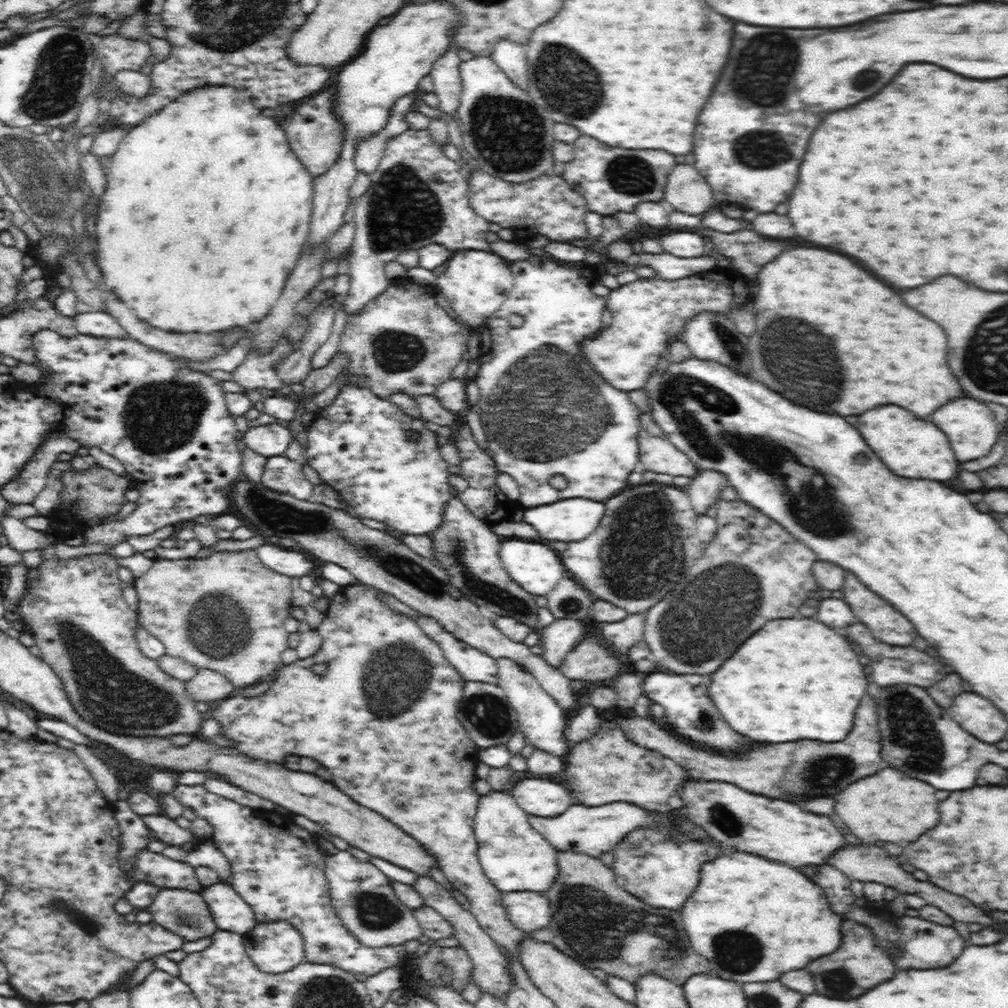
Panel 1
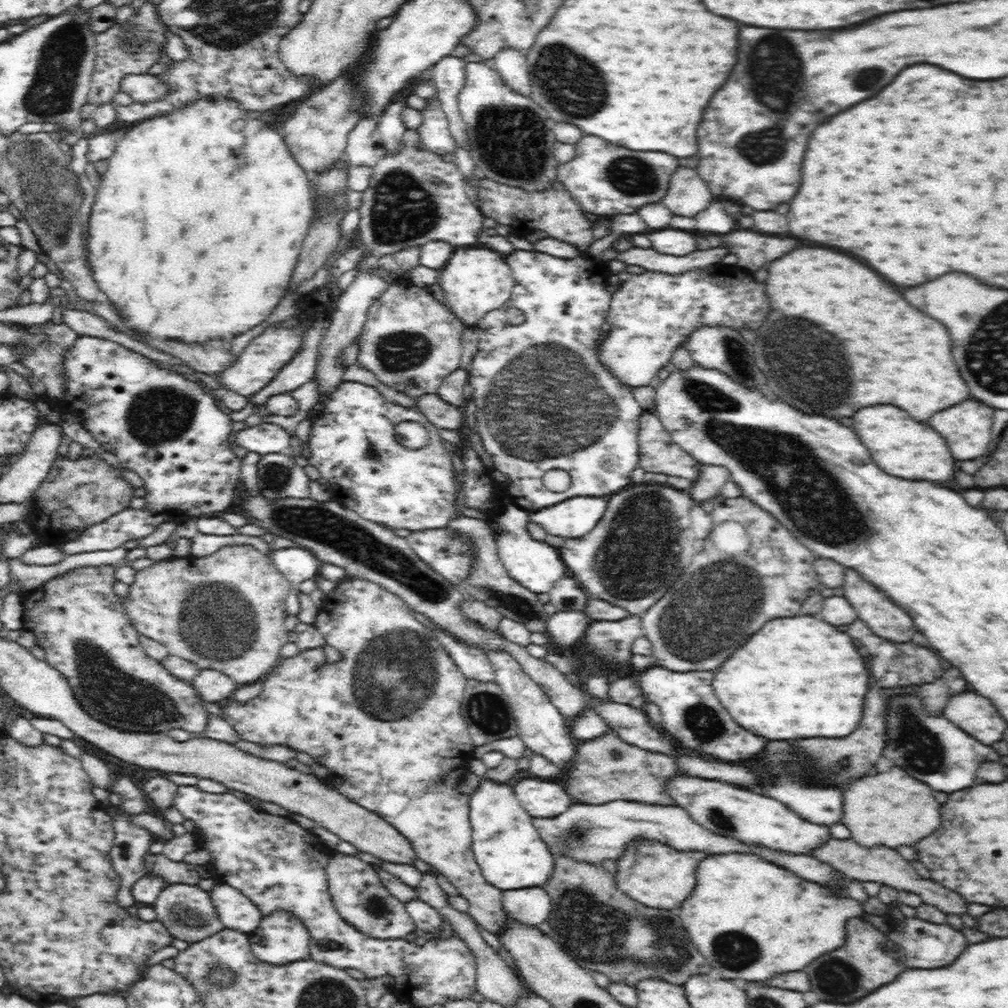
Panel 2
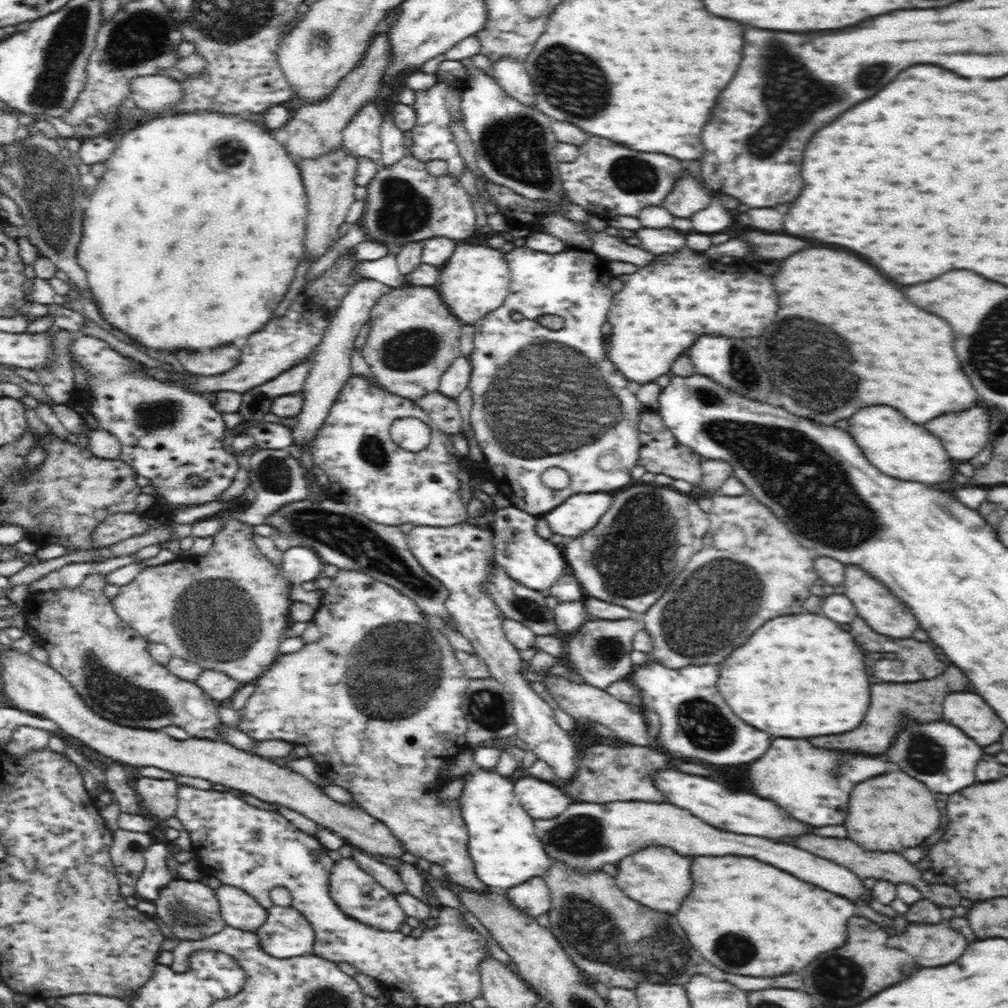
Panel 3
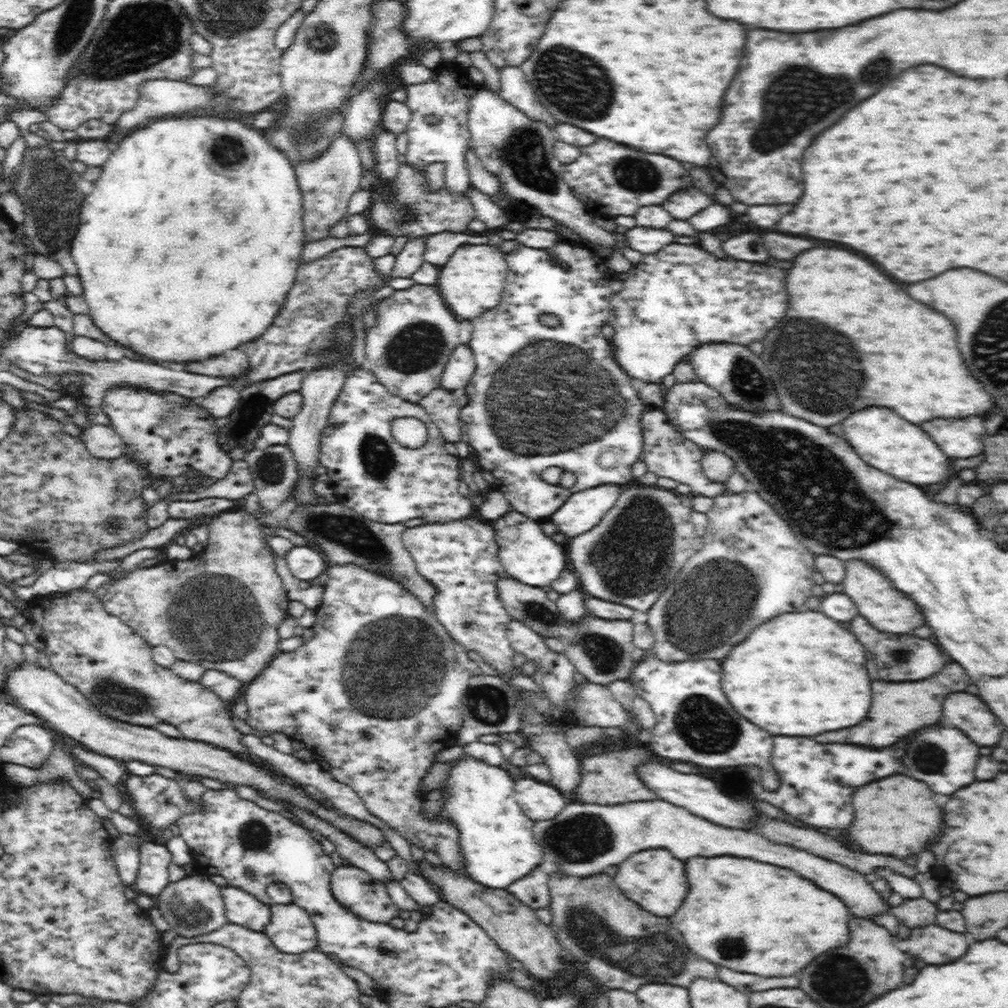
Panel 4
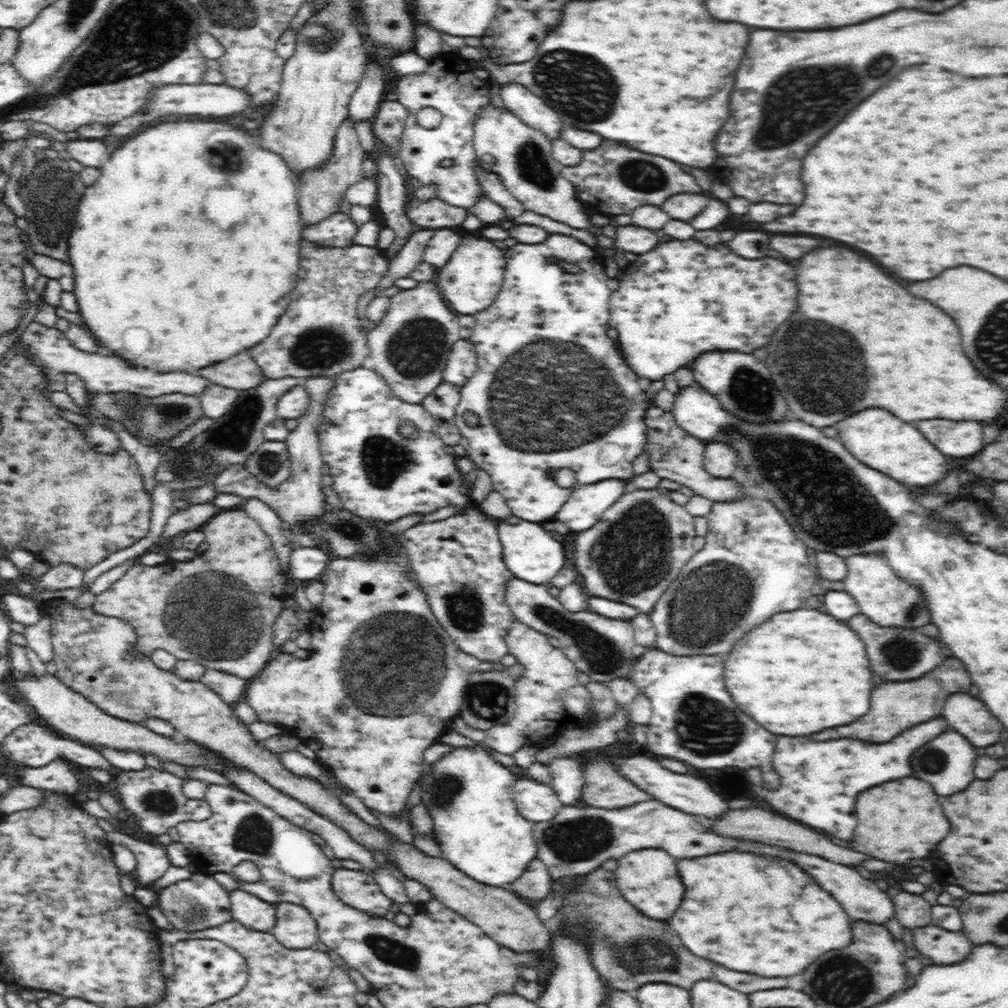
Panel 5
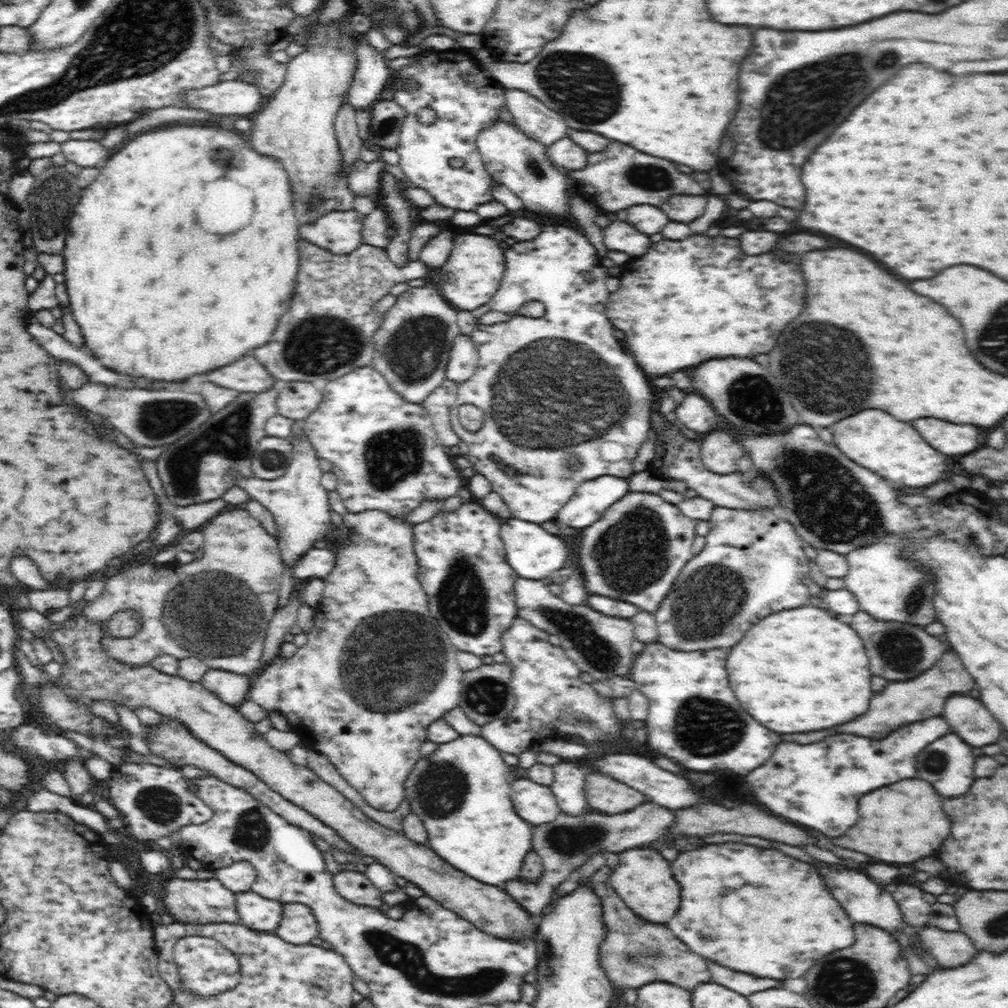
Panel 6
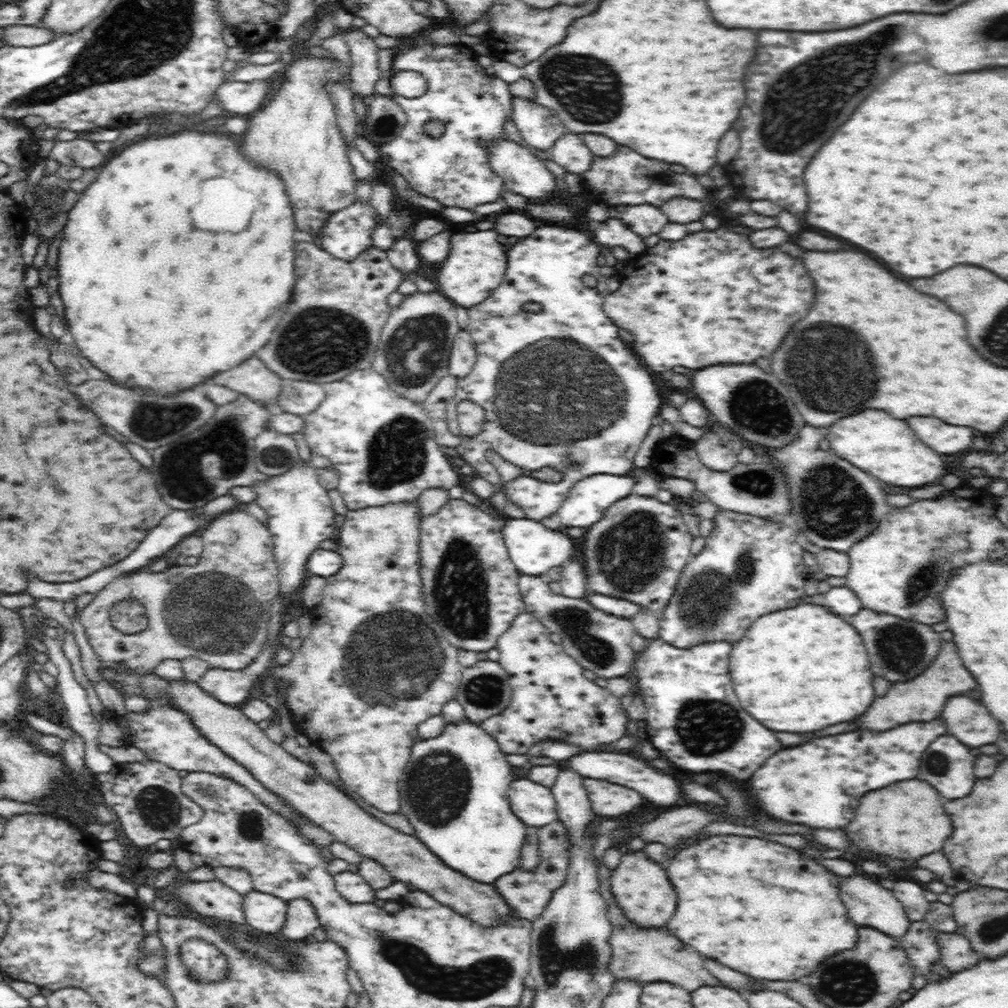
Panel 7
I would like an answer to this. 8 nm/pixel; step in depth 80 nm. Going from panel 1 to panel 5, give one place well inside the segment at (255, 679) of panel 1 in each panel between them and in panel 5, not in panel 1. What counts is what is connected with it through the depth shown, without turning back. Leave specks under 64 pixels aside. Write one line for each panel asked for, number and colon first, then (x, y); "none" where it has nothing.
2: (225, 611)
3: (230, 605)
4: (231, 588)
5: (218, 608)

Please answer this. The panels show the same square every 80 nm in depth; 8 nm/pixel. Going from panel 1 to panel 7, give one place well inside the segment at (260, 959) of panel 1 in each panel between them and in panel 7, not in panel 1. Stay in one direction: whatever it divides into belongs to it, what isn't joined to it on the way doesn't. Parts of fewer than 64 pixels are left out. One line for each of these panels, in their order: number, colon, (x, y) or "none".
2: (280, 940)
3: (285, 934)
4: (291, 931)
5: (295, 929)
6: (298, 926)
7: (301, 921)

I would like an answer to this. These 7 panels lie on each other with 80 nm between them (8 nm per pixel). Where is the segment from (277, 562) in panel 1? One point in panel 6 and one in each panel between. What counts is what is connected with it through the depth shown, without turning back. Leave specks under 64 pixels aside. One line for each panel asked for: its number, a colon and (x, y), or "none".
2: (297, 564)
3: (300, 564)
4: (306, 563)
5: (306, 563)
6: (317, 563)

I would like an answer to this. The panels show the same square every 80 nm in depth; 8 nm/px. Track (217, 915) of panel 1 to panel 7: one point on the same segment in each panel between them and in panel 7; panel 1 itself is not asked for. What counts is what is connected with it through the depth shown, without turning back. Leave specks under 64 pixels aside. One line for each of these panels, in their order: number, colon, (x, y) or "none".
2: (236, 912)
3: (238, 909)
4: (242, 909)
5: (256, 914)
6: (261, 914)
7: (264, 914)

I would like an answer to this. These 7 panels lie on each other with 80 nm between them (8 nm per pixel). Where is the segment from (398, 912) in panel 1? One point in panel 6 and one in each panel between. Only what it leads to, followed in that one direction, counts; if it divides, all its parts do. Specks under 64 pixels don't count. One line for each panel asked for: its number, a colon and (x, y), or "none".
2: (355, 887)
3: (356, 892)
4: (355, 889)
5: (358, 889)
6: (354, 886)

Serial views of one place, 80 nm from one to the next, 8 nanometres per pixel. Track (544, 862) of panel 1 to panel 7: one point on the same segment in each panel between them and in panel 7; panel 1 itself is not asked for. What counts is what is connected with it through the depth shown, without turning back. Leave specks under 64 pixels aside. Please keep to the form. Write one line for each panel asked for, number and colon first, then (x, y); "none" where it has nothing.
2: (508, 849)
3: (503, 844)
4: (499, 847)
5: (469, 795)
6: (461, 793)
7: (453, 793)

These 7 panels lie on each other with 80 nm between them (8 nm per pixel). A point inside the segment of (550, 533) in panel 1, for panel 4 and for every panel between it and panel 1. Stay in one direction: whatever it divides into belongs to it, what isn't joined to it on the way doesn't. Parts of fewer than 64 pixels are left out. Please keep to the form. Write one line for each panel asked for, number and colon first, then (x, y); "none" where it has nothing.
2: (576, 517)
3: (579, 514)
4: (584, 509)

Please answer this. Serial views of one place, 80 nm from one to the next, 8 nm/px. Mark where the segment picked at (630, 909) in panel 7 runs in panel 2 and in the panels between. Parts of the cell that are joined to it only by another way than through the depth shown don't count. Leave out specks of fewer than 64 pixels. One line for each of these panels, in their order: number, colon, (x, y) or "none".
2: (657, 875)
3: (657, 877)
4: (653, 878)
5: (647, 878)
6: (642, 878)

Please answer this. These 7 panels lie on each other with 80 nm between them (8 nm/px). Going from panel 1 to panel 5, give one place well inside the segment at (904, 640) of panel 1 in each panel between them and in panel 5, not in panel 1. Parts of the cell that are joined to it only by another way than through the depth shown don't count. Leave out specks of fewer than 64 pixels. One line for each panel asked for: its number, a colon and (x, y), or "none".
2: (886, 619)
3: (874, 604)
4: (885, 608)
5: (882, 599)

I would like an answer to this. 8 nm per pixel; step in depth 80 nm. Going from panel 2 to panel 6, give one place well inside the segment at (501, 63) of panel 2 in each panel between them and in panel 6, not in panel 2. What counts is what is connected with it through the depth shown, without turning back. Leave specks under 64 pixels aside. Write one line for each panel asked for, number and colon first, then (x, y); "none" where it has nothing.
3: (513, 77)
4: (515, 88)
5: (528, 107)
6: (536, 120)

